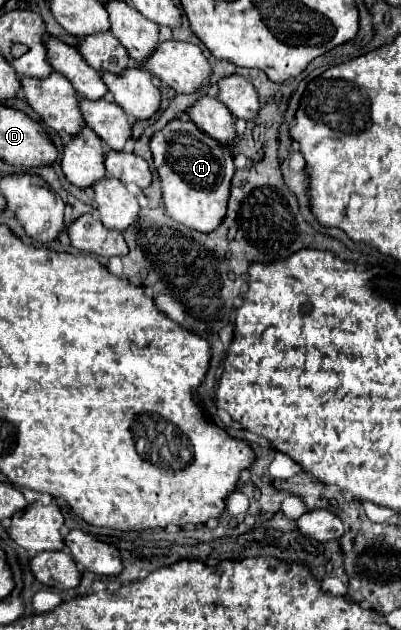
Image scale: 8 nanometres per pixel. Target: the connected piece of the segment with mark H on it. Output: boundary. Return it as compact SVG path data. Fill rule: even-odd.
M177 117L149 139L155 169L161 181L165 215L169 219L203 233L217 229L227 211L229 183L233 177L233 155L217 139L205 135L191 119Z

